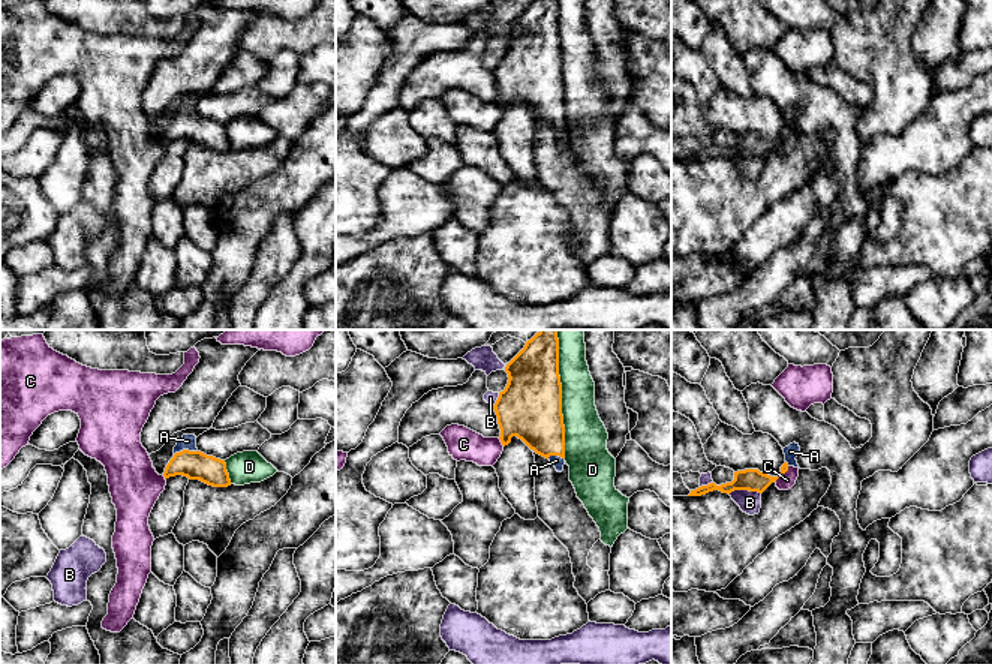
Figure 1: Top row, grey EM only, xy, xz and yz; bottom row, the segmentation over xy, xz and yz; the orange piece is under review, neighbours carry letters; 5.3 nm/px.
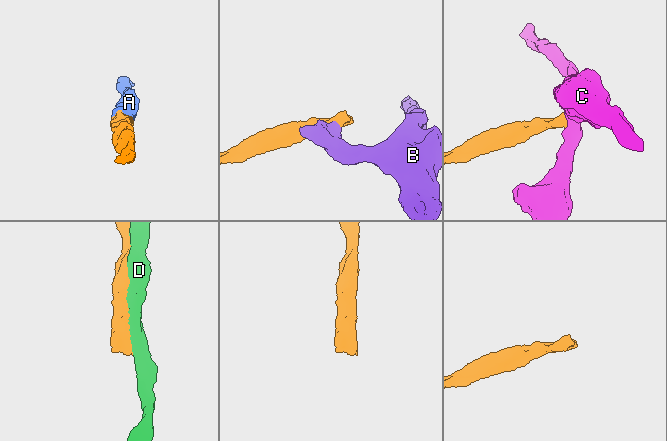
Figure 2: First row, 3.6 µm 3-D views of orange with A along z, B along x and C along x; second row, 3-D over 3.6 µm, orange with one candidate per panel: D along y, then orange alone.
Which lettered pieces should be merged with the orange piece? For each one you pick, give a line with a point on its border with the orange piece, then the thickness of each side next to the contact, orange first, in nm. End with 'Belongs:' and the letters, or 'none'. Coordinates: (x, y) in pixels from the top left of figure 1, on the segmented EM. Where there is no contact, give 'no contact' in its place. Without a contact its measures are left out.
A: xy (185, 450) | 160/80 nm
Belongs: A

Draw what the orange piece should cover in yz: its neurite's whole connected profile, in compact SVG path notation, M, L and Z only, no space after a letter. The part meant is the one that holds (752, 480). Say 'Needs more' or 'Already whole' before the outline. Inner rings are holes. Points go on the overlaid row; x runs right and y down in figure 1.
Needs more. M793 442L782 450L785 454L785 463L781 466L781 472L778 477L770 477L767 474L760 472L758 469L737 471L734 472L734 480L731 483L725 483L721 486L710 483L707 486L701 486L695 490L691 490L688 496L701 496L713 490L719 490L728 495L734 490L749 490L749 492L763 493L772 483L775 483L782 474L785 474L790 466L799 468L796 460L800 451L799 444Z

